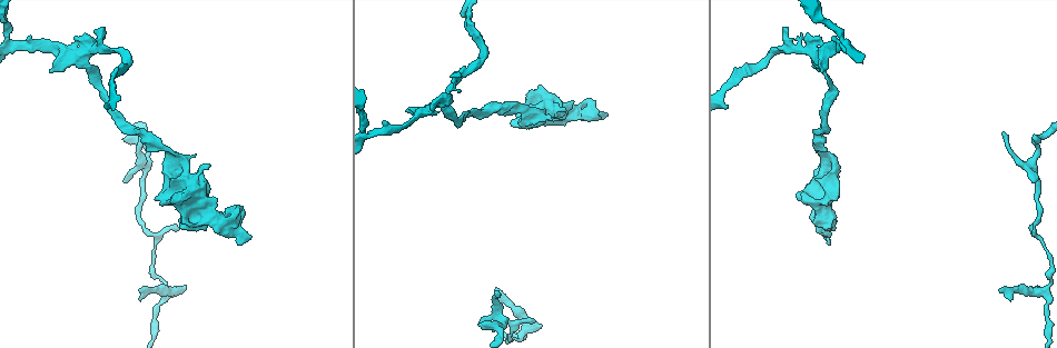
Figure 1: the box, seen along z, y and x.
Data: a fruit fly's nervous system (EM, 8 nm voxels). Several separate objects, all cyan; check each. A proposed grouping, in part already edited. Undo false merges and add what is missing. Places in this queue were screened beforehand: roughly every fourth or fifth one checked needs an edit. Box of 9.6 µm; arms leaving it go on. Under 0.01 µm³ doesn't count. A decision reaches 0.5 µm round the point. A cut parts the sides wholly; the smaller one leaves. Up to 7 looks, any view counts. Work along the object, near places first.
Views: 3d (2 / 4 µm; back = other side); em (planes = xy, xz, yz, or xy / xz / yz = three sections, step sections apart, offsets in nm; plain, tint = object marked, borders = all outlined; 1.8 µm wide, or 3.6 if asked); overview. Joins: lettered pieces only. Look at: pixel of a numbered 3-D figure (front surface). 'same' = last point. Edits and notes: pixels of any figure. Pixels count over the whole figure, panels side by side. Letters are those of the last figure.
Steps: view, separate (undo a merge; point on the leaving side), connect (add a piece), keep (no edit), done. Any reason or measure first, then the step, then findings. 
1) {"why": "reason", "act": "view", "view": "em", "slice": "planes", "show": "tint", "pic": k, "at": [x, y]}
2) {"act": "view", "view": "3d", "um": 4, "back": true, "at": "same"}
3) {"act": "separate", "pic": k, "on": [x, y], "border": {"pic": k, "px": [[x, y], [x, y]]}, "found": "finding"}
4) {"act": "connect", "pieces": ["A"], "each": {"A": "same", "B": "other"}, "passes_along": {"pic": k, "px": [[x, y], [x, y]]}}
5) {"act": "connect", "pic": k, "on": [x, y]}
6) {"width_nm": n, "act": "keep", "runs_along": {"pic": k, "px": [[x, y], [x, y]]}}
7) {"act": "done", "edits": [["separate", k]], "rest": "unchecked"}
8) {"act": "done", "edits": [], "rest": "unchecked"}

{"why": "free end", "act": "view", "view": "3d", "um": 2, "back": true, "pic": 1, "at": [479, 325]}

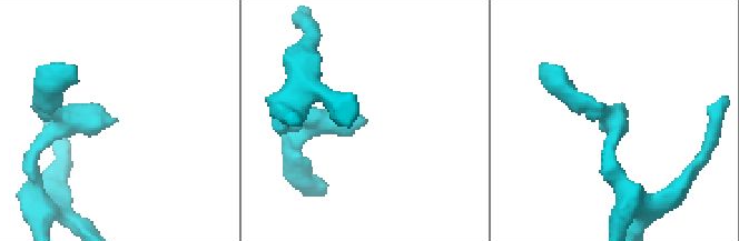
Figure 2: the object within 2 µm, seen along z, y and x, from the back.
{"why": "need the tissue", "act": "view", "view": "em", "um": 3.6, "slice": "planes", "show": "borders", "pic": 2, "at": [114, 122]}

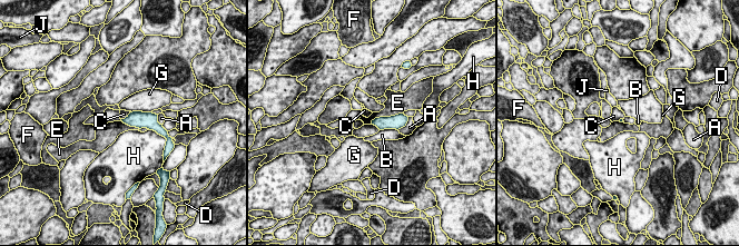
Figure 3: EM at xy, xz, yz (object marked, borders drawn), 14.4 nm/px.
{"act": "keep", "each": {"A": "other", "B": "other", "C": "other", "D": "other", "E": "other", "F": "other", "G": "other", "H": "other", "J": "other"}, "found": "none of them fits"}

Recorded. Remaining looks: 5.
{"why": "sharp bend", "act": "view", "view": "em", "slice": "xz", "step": 16, "show": "plain", "pic": 1, "at": [14, 47]}

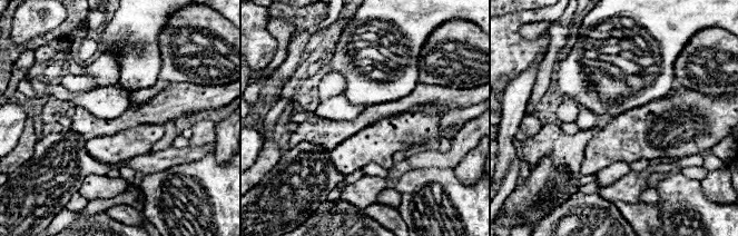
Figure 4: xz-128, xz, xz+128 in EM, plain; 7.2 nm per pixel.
{"act": "view", "view": "em", "slice": "xz", "step": 16, "show": "borders", "at": "same"}

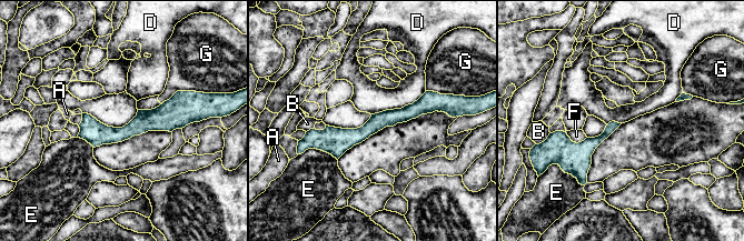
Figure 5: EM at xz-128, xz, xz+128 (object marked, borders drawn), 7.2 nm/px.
{"longest_contact_nm": ["D", 440], "act": "keep", "each": {"A": "other", "B": "other", "D": "other", "E": "other", "F": "other", "G": "other"}, "border": {"pic": 5, "px": [[426, 91], [412, 103], [372, 114]]}, "found": "all the same neuron"}

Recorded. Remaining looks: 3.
{"why": "an open end", "act": "view", "view": "em", "um": 3.6, "slice": "planes", "show": "tint", "pic": 1, "at": [800, 34]}

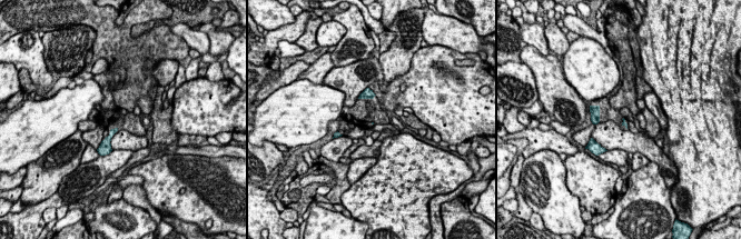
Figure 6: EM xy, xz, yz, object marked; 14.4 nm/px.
{"why": "see the neighbours", "act": "view", "view": "em", "um": 3.6, "slice": "planes", "show": "borders", "at": "same"}

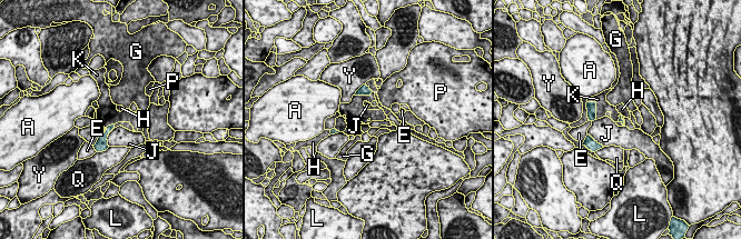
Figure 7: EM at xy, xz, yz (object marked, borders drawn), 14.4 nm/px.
{"act": "connect", "pieces": ["K"], "each": {"A": "other", "E": "other", "G": "other", "H": "other", "J": "other", "K": "same", "L": "other", "P": "other", "Q": "other", "Y": "other"}, "passes_along": {"pic": 7, "px": [[591, 107], [595, 108], [602, 106]]}, "found": "it goes on there"}

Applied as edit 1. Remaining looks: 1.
{"act": "done", "edits": [["connect", 7]], "rest": "unchecked"}

